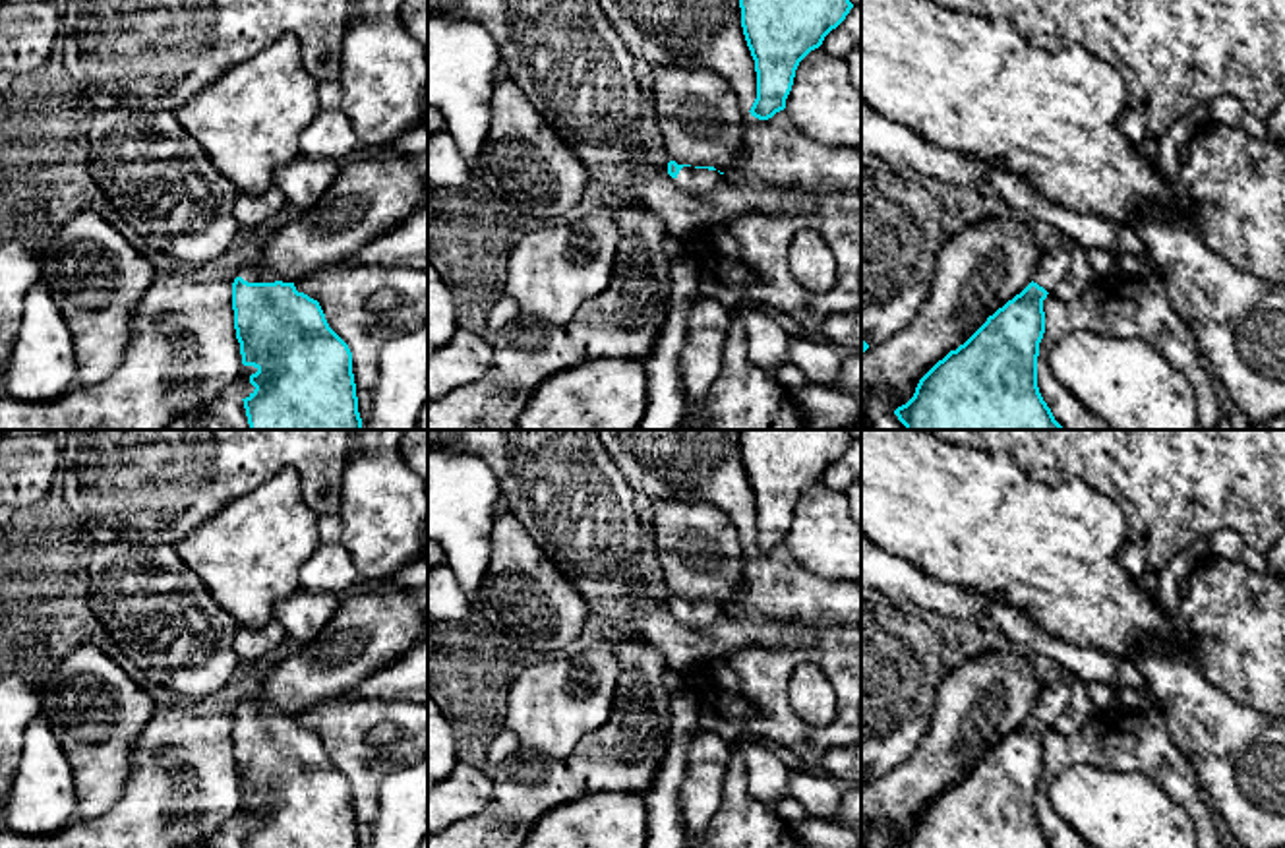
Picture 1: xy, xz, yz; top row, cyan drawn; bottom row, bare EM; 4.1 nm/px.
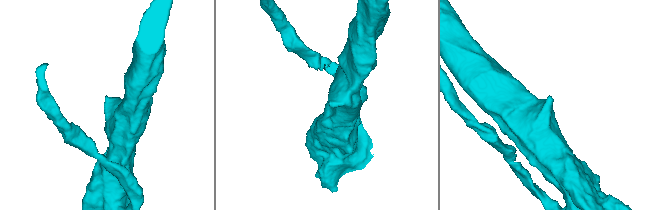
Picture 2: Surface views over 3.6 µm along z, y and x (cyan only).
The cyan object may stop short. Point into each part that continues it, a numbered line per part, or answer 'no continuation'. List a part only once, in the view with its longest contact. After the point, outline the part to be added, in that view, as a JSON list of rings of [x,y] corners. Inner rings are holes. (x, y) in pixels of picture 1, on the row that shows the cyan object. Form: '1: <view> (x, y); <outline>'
1: xy (250, 273); [[[257,263],[252,265],[244,265],[238,273],[238,277],[242,277],[248,283],[275,283],[281,281],[277,275],[273,273],[259,273],[257,271]]]

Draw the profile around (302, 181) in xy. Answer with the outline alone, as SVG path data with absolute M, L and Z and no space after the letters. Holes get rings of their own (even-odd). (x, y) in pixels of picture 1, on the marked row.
M298 157L275 172L275 184L286 203L300 211L317 203L341 172L339 161Z

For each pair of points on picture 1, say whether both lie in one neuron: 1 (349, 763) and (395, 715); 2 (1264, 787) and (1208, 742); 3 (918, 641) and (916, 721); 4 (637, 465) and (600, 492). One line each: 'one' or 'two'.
1: one
2: one
3: one
4: two

